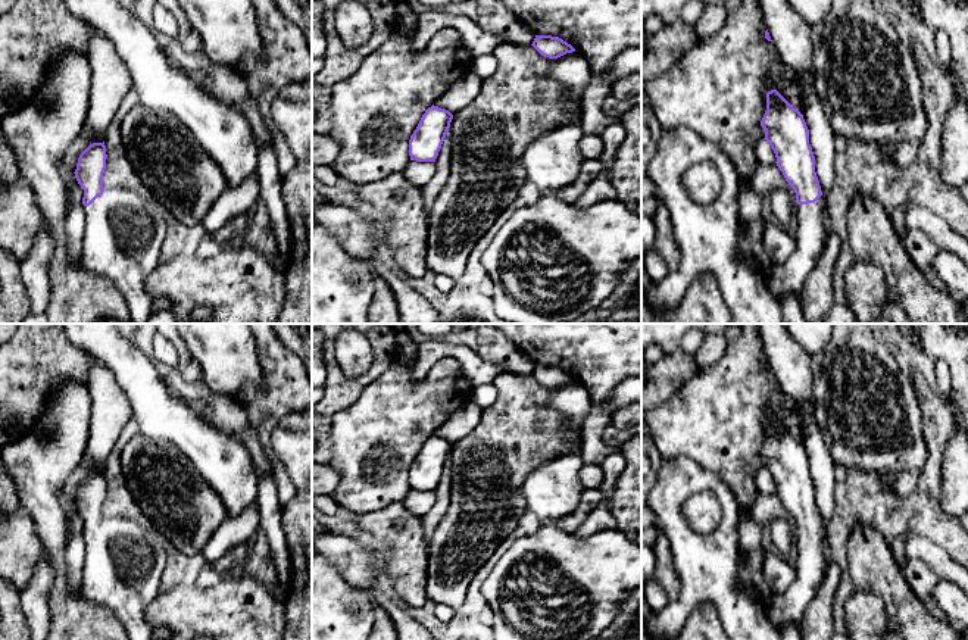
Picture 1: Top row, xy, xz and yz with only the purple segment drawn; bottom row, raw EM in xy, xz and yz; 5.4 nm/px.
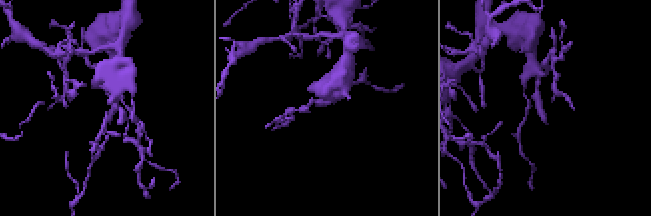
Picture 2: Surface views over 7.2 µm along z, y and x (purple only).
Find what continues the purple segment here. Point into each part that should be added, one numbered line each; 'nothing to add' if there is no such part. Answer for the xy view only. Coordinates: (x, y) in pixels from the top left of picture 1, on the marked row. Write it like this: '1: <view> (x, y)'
1: xy (124, 233)

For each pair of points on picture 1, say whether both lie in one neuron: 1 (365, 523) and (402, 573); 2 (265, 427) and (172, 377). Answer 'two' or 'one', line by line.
1: one
2: two

